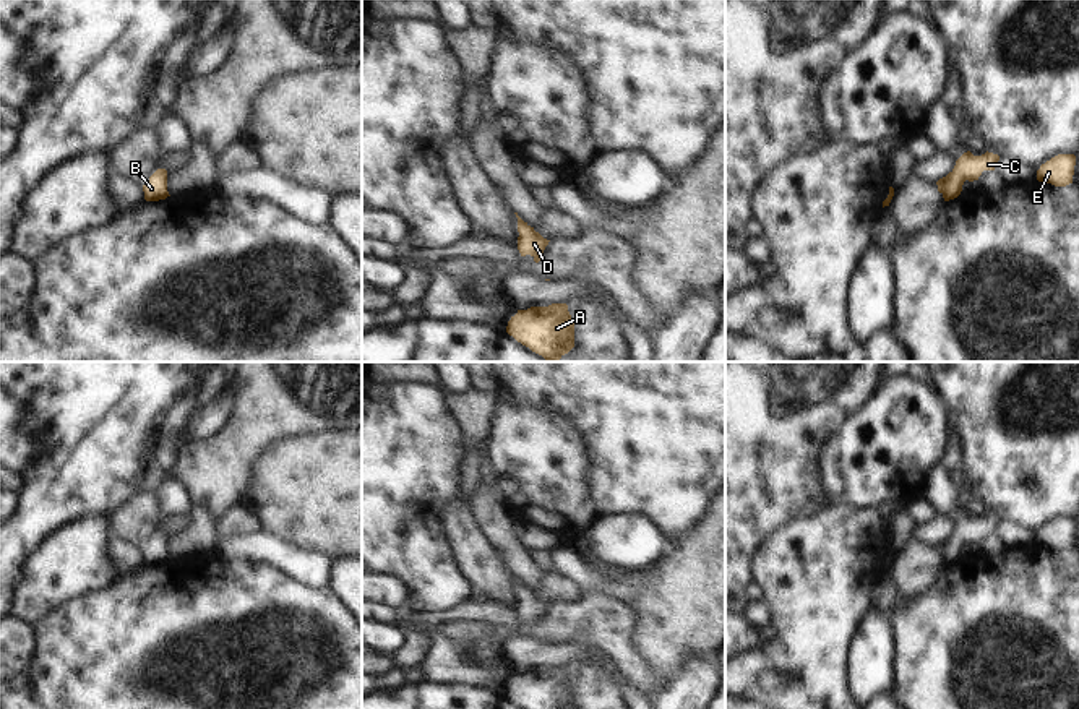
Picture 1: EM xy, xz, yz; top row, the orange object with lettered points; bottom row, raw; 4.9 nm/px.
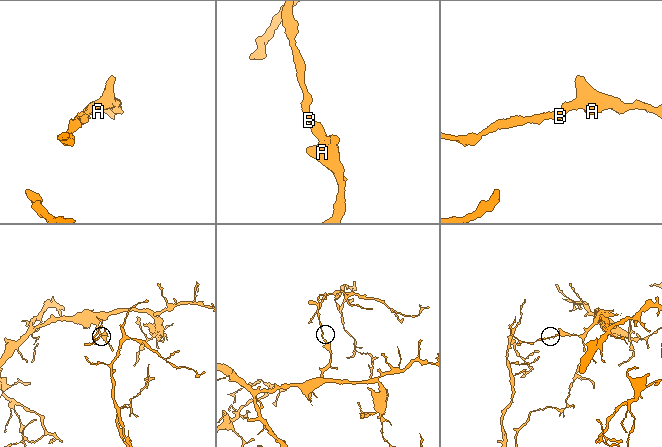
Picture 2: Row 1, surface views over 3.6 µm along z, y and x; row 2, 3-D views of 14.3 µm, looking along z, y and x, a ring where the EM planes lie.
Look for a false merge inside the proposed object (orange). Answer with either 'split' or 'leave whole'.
leave whole

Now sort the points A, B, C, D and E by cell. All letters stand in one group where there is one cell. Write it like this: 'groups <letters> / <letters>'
groups A B C D E

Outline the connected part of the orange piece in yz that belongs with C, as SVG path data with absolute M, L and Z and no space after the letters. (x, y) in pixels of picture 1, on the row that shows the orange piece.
M970 151L964 153L956 161L954 169L936 182L938 191L944 201L957 198L965 180L978 180L983 170L995 170L998 161L999 156L988 151L982 156L974 156Z

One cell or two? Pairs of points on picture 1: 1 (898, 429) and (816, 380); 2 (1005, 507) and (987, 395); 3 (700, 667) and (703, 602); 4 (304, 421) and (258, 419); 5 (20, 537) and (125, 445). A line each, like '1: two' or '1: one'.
1: two
2: one
3: two
4: one
5: one

